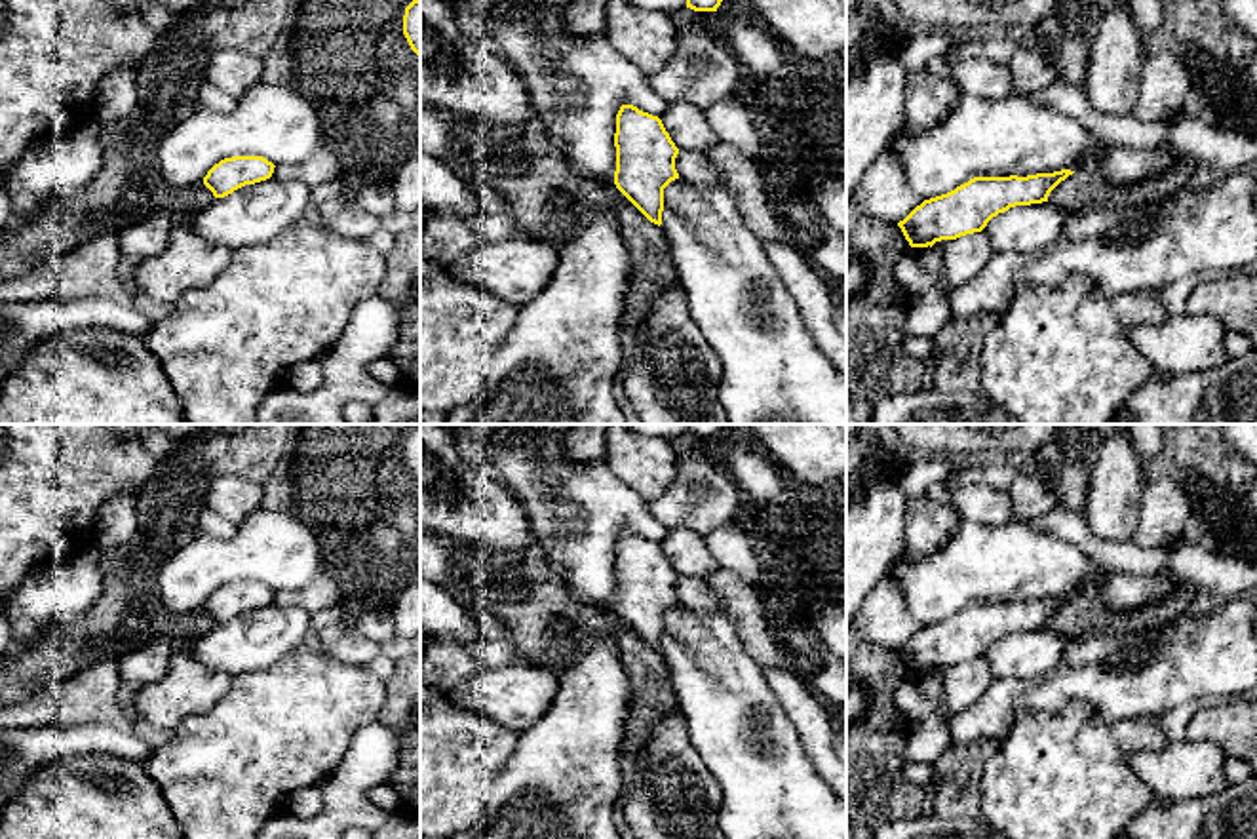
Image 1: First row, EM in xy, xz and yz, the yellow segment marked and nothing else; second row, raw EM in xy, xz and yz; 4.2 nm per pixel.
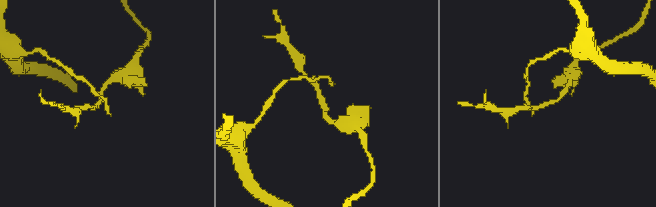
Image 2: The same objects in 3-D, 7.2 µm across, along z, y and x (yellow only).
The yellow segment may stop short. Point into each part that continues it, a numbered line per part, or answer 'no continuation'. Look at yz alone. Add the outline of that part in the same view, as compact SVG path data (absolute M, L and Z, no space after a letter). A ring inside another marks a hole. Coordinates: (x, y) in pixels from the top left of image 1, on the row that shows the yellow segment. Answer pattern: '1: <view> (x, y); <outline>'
no continuation

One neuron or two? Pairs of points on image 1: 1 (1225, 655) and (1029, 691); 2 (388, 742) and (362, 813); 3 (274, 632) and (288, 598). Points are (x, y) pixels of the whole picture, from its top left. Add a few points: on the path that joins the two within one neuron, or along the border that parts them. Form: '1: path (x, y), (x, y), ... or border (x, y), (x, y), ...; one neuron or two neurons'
1: path (1176, 663), (1138, 676), (1079, 676); one neuron
2: path (371, 760), (358, 773), (358, 796); one neuron
3: border (272, 602), (278, 605), (299, 605), (310, 615); two neurons

